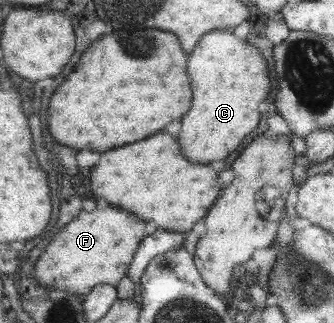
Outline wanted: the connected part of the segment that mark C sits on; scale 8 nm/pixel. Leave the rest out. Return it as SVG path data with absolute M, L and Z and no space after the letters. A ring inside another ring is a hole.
M232 29L214 30L197 42L190 56L190 82L194 106L190 114L180 120L178 143L184 157L190 163L209 165L224 161L246 134L258 124L258 104L270 90L266 63L257 50L245 40L232 35Z

